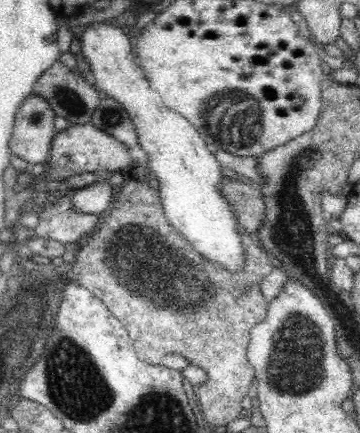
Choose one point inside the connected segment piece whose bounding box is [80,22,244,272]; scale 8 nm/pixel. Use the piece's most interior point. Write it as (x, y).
(189, 174)

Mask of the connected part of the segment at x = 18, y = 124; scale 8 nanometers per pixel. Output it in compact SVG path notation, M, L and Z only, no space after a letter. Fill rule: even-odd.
M28 96L18 109L15 116L14 128L9 140L11 155L22 158L31 166L35 164L47 164L51 150L50 140L54 138L54 111L50 108L48 101L41 96Z

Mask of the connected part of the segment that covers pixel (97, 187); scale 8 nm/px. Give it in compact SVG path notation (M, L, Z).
M104 181L95 182L92 186L70 191L70 203L78 213L101 213L110 206L114 191Z

